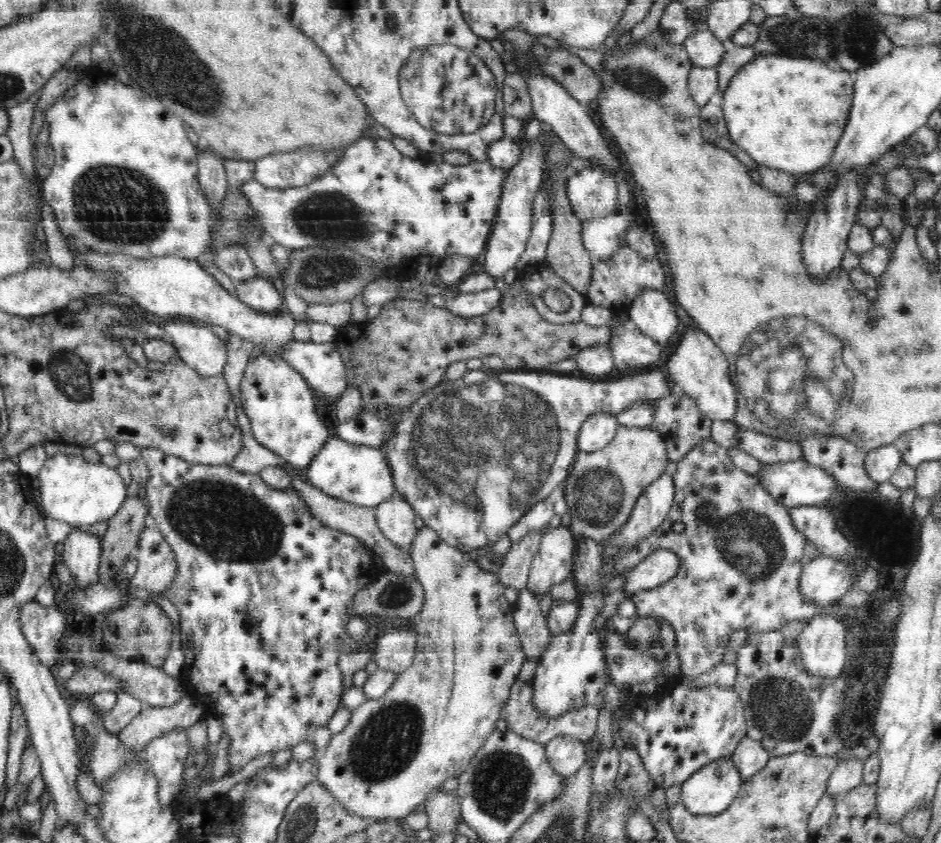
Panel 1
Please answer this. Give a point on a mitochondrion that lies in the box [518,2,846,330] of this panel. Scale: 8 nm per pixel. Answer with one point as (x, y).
(810, 40)

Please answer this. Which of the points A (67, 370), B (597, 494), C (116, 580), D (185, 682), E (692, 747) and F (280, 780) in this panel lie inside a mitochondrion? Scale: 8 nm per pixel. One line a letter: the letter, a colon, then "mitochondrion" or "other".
A: mitochondrion
B: mitochondrion
C: other
D: other
E: other
F: other

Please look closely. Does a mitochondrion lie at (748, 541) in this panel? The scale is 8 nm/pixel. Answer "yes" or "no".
yes

